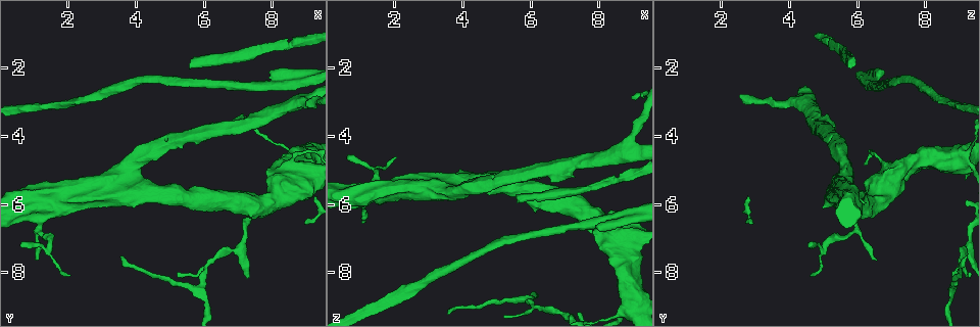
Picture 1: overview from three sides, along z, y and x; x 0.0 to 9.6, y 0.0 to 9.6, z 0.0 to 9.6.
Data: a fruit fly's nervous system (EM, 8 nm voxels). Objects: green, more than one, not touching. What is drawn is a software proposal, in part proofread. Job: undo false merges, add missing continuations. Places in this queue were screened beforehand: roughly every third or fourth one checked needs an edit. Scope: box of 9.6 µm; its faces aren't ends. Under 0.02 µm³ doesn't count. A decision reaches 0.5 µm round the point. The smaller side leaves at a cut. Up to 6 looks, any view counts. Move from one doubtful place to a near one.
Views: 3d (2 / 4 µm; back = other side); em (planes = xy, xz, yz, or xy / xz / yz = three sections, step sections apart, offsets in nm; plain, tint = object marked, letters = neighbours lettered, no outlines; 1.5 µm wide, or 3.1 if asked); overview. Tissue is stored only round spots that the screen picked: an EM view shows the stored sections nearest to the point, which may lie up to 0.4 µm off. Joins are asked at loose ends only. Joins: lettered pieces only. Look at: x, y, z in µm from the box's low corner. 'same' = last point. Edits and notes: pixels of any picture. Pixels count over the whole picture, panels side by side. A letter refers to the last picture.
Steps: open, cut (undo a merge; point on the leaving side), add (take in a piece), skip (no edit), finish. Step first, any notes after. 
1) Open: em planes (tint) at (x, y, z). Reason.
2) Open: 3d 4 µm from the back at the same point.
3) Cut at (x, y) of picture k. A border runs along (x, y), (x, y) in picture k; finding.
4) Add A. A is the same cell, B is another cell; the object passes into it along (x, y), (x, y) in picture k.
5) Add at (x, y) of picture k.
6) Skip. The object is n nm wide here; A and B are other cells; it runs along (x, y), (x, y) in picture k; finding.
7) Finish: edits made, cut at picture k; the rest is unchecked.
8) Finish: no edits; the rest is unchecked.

Open: em planes (tint) at (8.95, 2.30, 6.40).

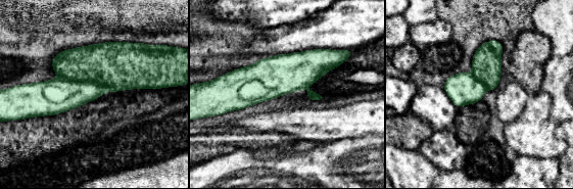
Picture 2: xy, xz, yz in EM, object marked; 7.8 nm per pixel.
Open: em planes (letters) at the same point. See the neighbours.

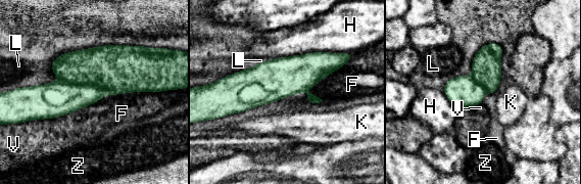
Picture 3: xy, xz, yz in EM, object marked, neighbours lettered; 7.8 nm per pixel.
Cut at (114, 67) of picture 3. F, H, K, L, V and Z are other cells; a border runs along (64, 80), (102, 87), (110, 94) in picture 3; a second neuron is stuck on.

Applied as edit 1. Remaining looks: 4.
Open: 3d 4 µm at (1.30, 7.05, 5.65). Sharp bend.

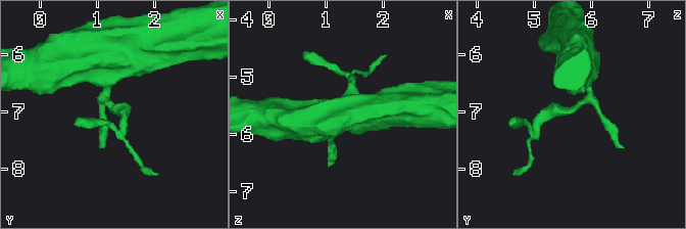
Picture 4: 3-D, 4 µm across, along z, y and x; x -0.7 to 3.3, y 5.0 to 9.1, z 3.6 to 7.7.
Open: em yz step 8 (letters) at (1.35, 7.00, 5.70). Shape alone is not enough.

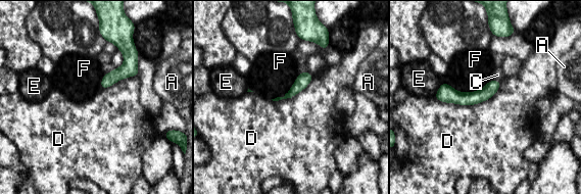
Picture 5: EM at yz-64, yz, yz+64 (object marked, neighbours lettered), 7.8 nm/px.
Skip. The object is 90 nm wide here; A, C, D, E and F are other cells; a border runs along (501, 81), (475, 104), (434, 96) in picture 5; one neuron here.

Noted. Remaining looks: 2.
Finish: edits made, cut at picture 3; the rest is unchecked.

